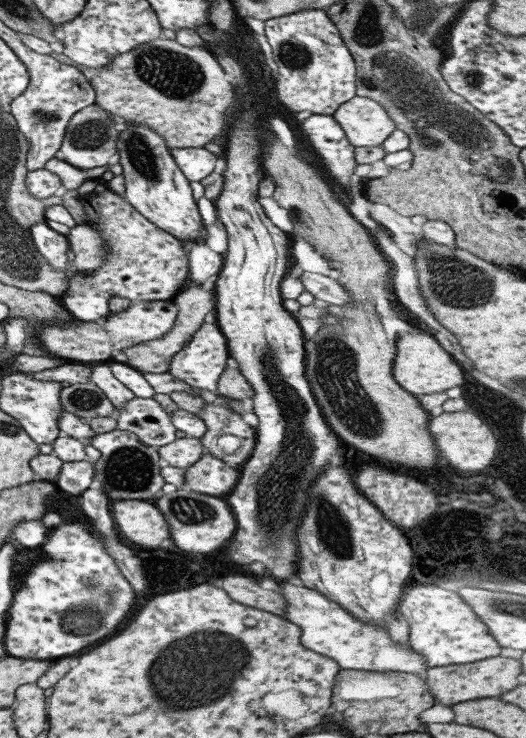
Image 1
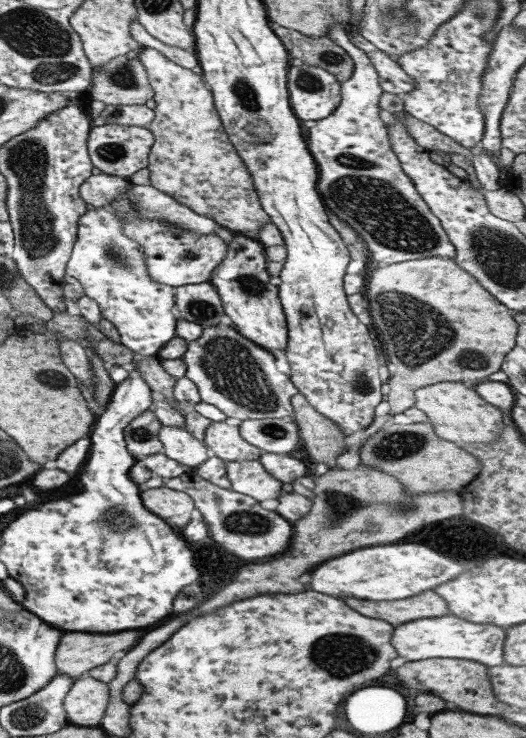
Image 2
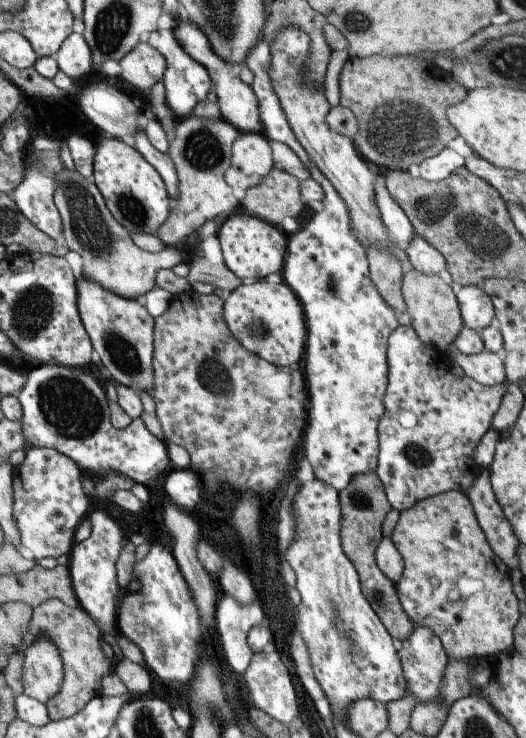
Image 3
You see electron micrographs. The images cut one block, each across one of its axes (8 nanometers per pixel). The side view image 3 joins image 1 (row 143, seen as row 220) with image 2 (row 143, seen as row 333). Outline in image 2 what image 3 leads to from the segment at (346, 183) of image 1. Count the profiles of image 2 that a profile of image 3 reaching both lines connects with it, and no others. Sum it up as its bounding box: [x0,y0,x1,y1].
[306,26,454,265]

